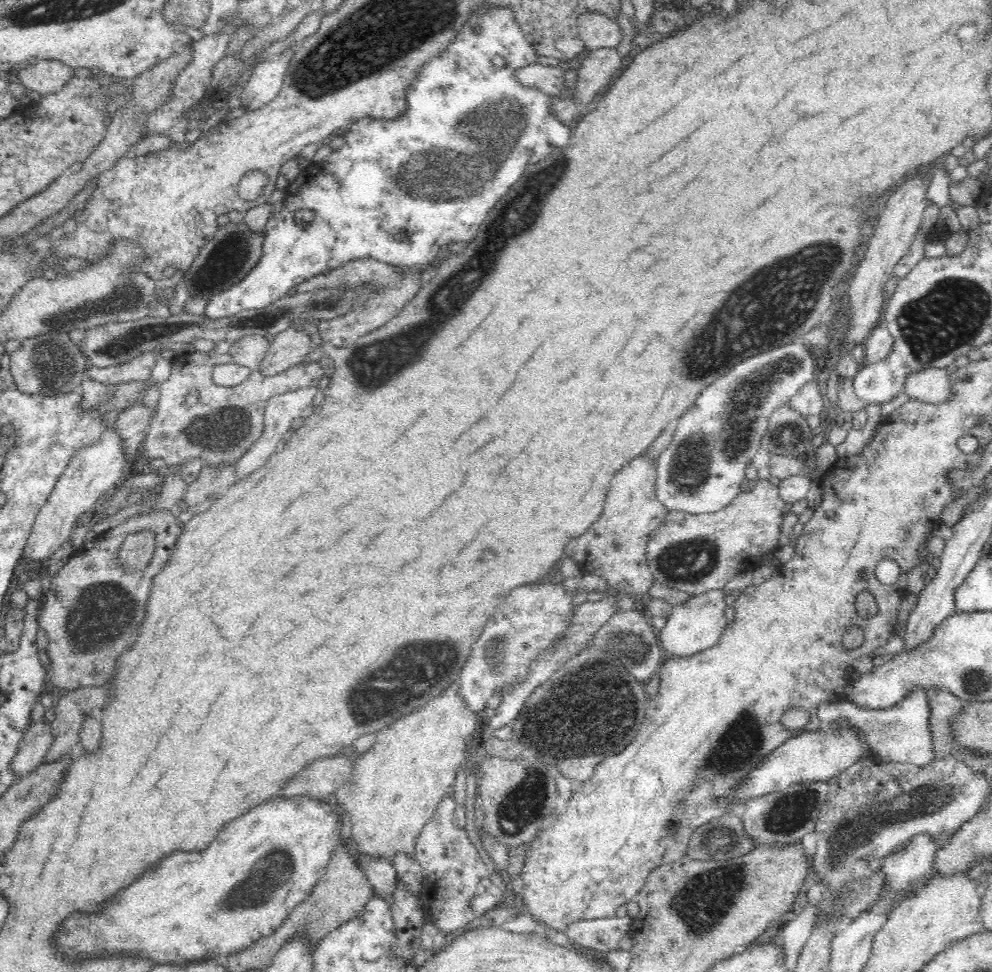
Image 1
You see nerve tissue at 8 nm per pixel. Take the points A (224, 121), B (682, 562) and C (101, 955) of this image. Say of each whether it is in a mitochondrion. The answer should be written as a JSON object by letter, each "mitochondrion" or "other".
{"A":"other","B":"mitochondrion","C":"other"}

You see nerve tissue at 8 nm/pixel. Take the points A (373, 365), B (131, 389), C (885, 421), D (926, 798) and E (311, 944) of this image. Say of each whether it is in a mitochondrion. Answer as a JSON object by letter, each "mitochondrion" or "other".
{"A":"mitochondrion","B":"other","C":"other","D":"mitochondrion","E":"other"}

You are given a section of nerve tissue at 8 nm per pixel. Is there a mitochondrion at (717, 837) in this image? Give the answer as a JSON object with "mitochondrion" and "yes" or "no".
{"mitochondrion":"yes"}

